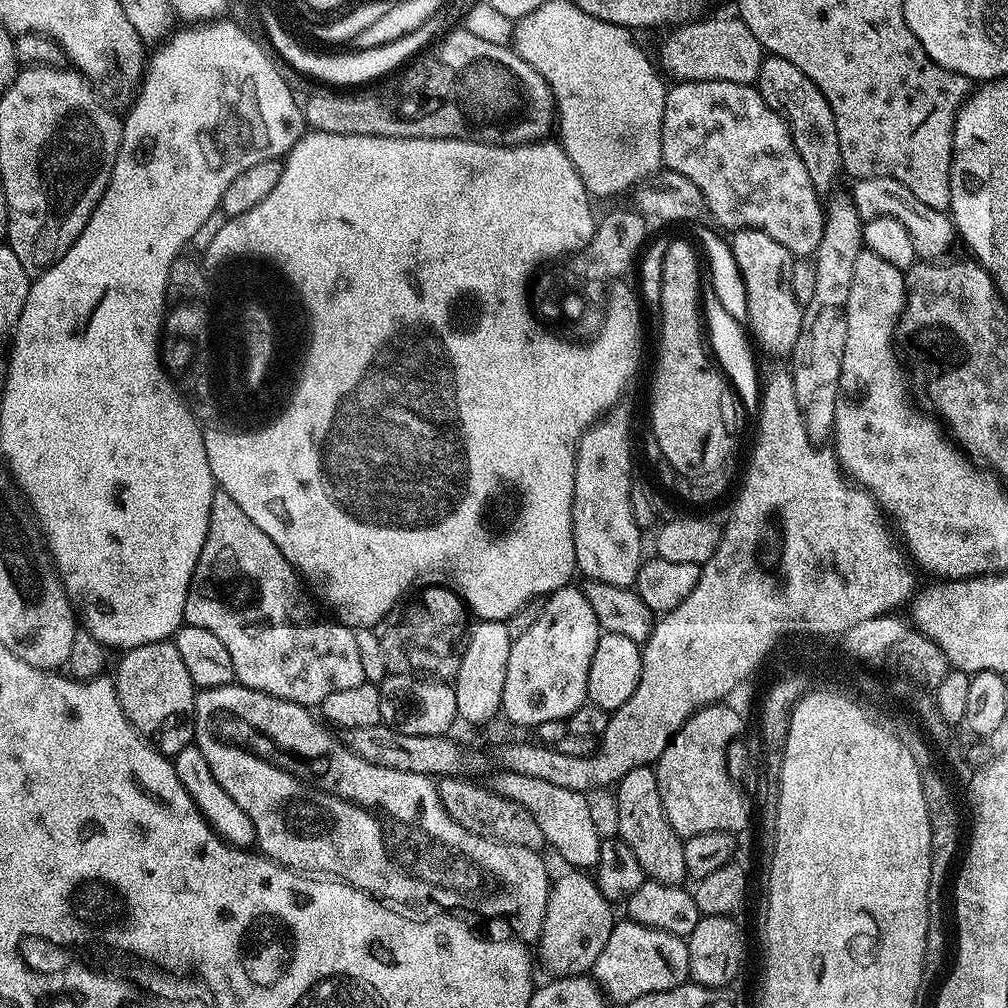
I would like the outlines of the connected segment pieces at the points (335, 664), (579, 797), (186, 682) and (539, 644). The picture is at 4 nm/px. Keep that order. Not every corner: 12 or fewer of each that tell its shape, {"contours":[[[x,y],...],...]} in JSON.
{"contours":[[[222,490],[184,624],[235,683],[319,706],[365,683],[356,632]],[[503,770],[487,787],[534,814],[545,845],[595,869],[602,833],[585,793]],[[171,639],[114,671],[132,727],[169,758],[196,734],[196,683]],[[579,587],[512,641],[502,712],[567,720],[602,629]]]}

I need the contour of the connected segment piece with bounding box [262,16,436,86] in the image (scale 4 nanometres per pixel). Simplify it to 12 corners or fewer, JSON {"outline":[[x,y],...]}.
{"outline":[[436,19],[394,42],[332,60],[300,60],[300,49],[268,20],[271,51],[328,86],[368,86],[433,43]]}

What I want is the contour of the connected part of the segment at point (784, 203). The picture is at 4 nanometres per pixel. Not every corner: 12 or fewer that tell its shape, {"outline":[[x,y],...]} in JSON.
{"outline":[[673,83],[662,164],[793,257],[826,208],[752,84]]}

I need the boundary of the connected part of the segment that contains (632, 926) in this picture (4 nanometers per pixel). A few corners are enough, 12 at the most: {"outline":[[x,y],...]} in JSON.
{"outline":[[613,923],[590,973],[613,1005],[689,983],[685,937]]}

